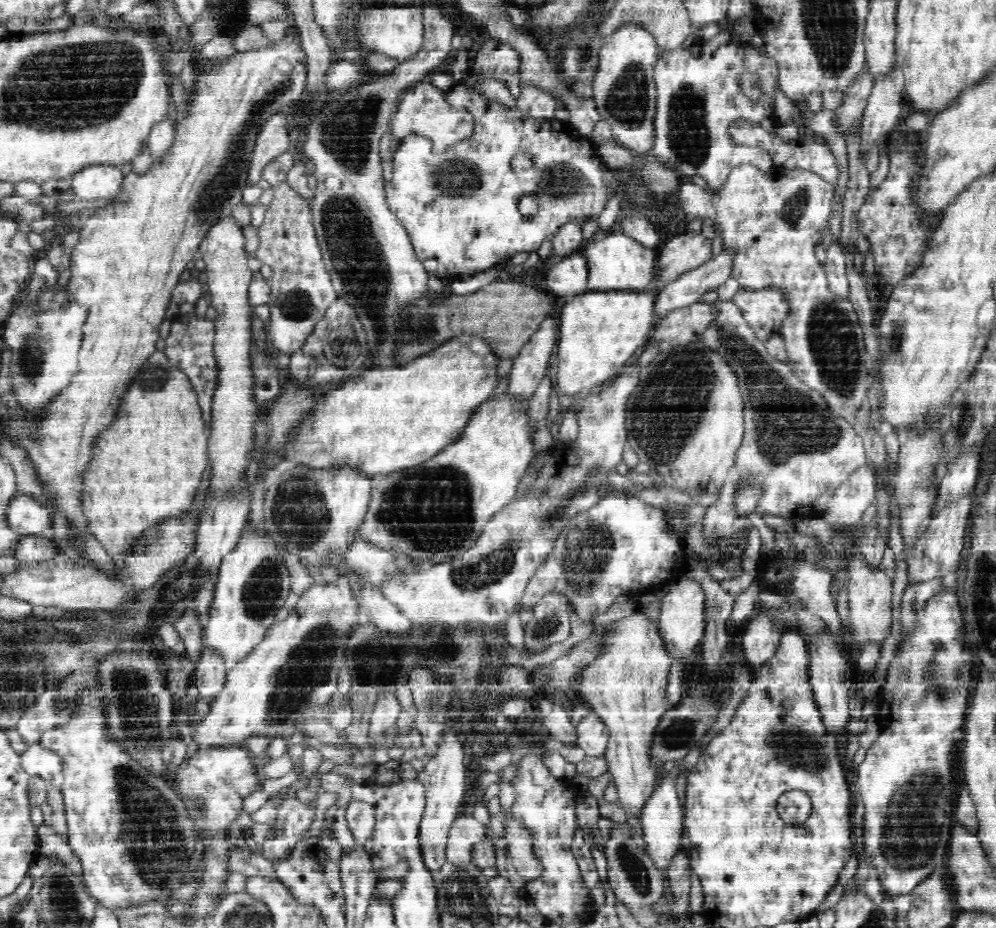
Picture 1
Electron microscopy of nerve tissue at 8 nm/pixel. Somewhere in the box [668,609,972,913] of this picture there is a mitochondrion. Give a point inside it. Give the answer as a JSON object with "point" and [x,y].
{"point":[914,817]}

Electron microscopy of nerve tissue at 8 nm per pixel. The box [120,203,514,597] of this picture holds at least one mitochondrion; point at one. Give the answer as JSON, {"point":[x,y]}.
{"point":[431,508]}

